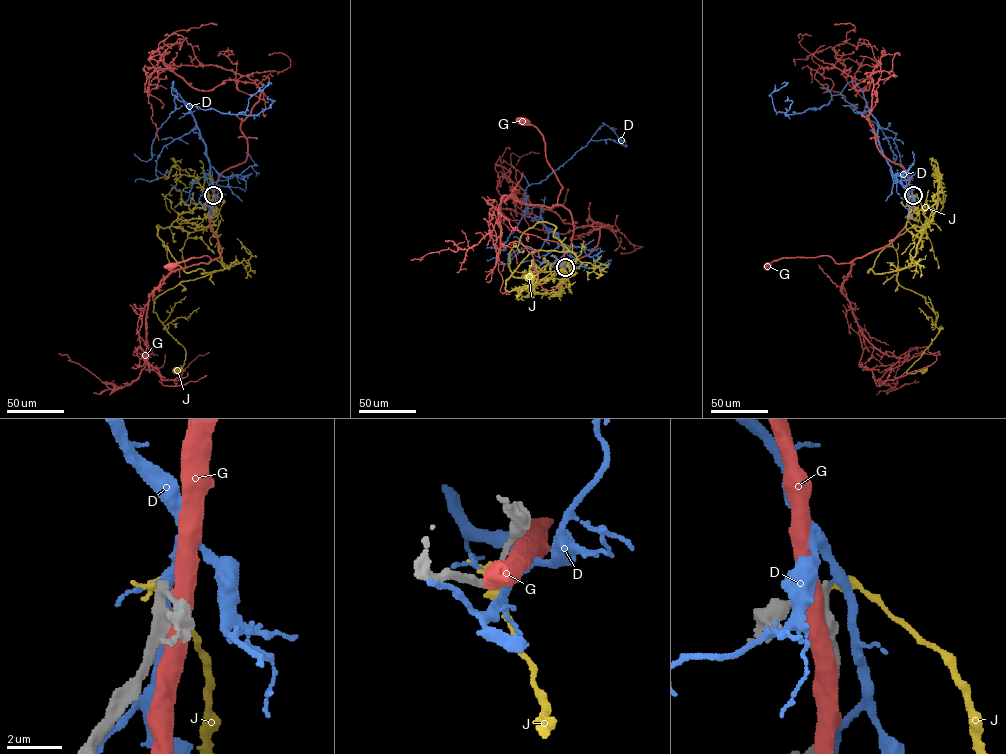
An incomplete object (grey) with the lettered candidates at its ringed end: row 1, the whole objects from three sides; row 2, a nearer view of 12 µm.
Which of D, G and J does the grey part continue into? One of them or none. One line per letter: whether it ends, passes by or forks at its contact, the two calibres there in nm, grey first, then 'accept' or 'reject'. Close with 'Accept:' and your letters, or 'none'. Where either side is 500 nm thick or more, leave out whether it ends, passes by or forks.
D: it forks; calibres 240 and 220 nm; reject
G: calibres 260 and 550 nm; reject
J: it ends; calibres 280 and 360 nm; reject
Accept: none

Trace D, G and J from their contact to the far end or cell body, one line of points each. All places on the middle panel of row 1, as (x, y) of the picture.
D: (564, 267), (558, 235), (524, 213), (524, 191), (584, 147), (600, 126), (608, 125), (620, 141), (621, 135)
G: (565, 266), (561, 263), (571, 242), (572, 216), (557, 203), (562, 186), (547, 160), (543, 135), (522, 122)
J: (564, 267), (562, 281), (572, 253), (533, 251), (505, 288), (519, 293), (536, 281), (532, 260), (529, 278)

